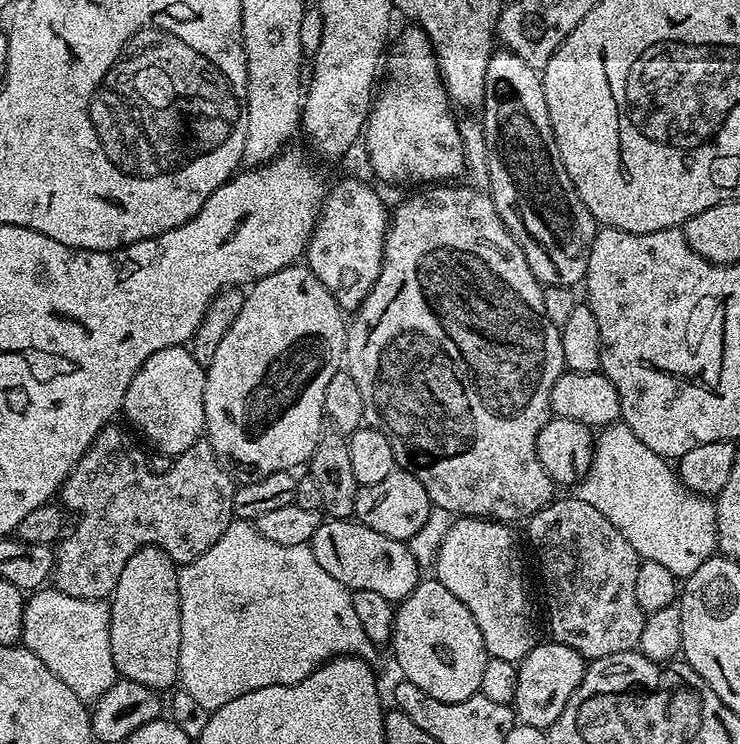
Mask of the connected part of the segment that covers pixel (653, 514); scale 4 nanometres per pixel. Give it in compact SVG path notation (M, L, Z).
M623 422L608 425L607 428L599 429L594 440L592 450L592 464L585 473L583 480L579 481L578 498L594 506L630 546L634 546L641 560L658 562L666 566L670 574L678 578L686 578L702 566L712 556L717 555L718 545L716 543L716 506L709 497L701 496L699 492L692 492L682 481L680 481L677 469L669 461L662 459L654 450L642 446L634 430Z

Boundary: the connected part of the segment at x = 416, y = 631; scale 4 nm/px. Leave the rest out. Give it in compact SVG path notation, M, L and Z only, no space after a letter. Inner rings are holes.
M435 578L421 579L420 584L405 600L399 601L392 622L392 639L390 649L396 655L396 664L400 667L400 676L414 682L418 690L426 690L430 698L438 698L438 702L466 702L466 698L477 695L482 686L482 673L489 655L486 642L482 642L482 630L478 630L478 622L474 622L474 614L442 586Z

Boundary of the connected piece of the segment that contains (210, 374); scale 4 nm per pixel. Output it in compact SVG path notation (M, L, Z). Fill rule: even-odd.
M297 262L288 268L278 270L274 274L262 277L255 281L247 289L242 310L238 313L238 318L234 318L234 326L226 330L226 338L218 345L218 350L214 354L214 362L206 369L205 374L205 420L206 439L212 444L214 454L223 462L237 477L259 478L266 474L278 474L279 472L292 472L299 464L307 465L312 459L314 450L322 439L320 427L325 427L326 417L324 415L324 403L326 402L326 386L330 378L334 378L336 372L341 371L346 360L346 345L348 343L348 333L346 331L346 316L342 311L340 303L332 297L332 292L326 290L322 282L303 263Z

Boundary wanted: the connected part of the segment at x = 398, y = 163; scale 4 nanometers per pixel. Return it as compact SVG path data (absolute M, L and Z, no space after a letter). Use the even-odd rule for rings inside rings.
M408 26L408 29L400 36L400 41L396 44L396 49L387 57L386 68L388 64L388 81L384 84L384 89L379 89L378 95L375 97L372 105L372 110L368 114L368 123L364 125L362 133L362 145L368 151L368 164L376 171L376 176L380 180L385 180L388 184L416 184L412 186L431 186L437 182L448 182L461 171L462 173L466 168L466 161L464 158L464 143L460 137L460 125L457 117L452 117L454 113L453 105L448 98L448 90L444 87L444 81L440 75L440 65L436 59L436 50L432 47L432 42L429 40L428 35L423 30L415 26Z

